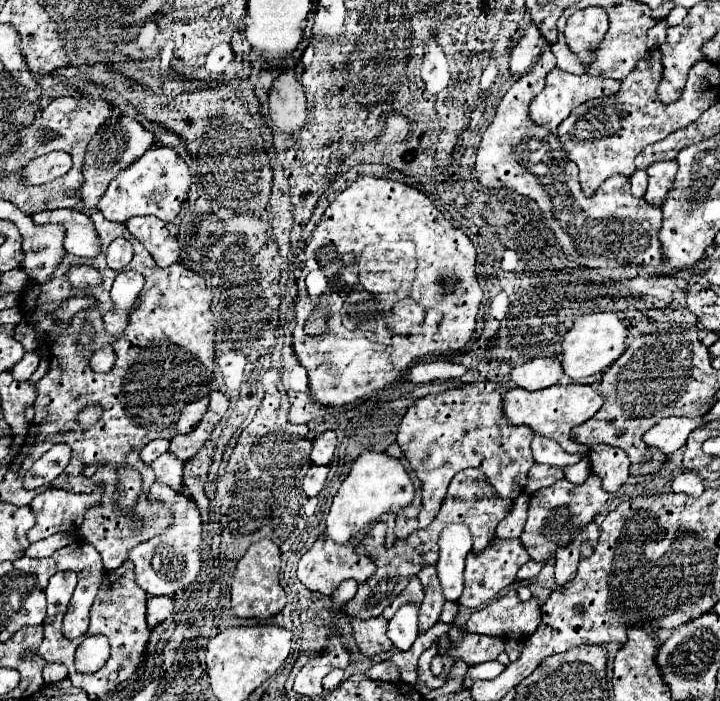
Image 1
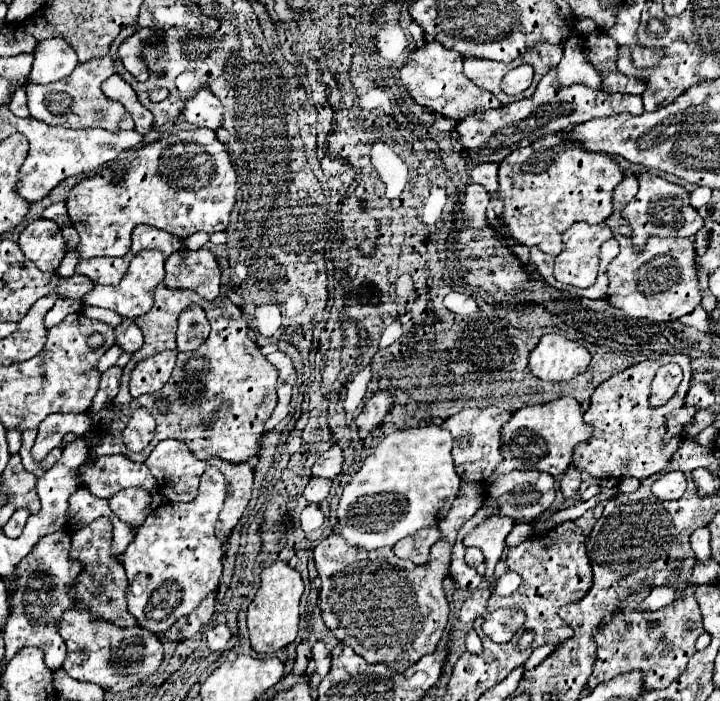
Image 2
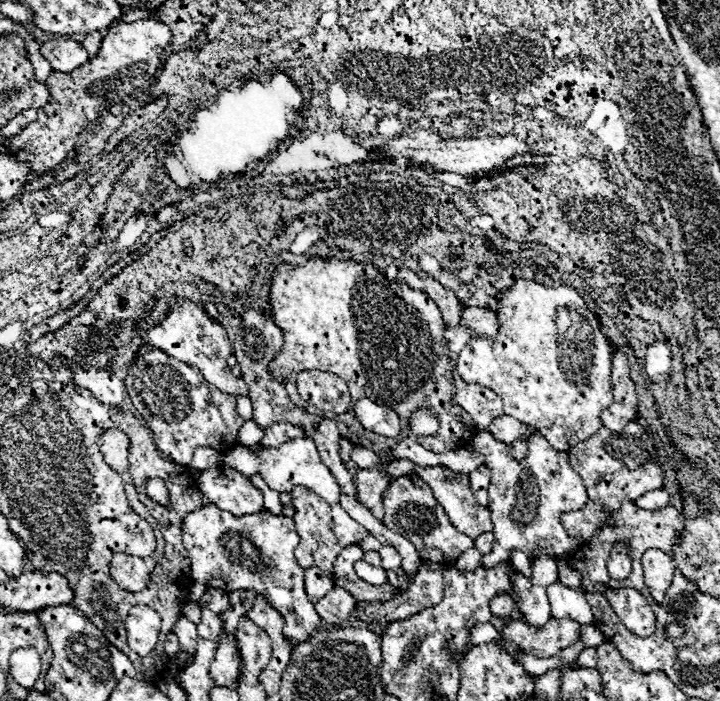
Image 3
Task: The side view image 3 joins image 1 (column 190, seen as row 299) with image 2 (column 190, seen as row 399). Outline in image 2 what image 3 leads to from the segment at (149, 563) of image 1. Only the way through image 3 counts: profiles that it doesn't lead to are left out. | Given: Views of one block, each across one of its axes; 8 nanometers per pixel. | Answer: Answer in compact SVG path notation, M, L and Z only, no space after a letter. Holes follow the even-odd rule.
M208 466L200 478L198 494L190 502L166 502L160 506L160 510L154 510L144 524L138 528L134 542L126 548L126 552L120 556L120 562L124 564L126 576L128 576L128 610L138 620L138 626L162 634L166 632L178 618L190 614L208 594L216 592L220 574L222 574L222 558L224 558L224 546L214 534L214 524L218 520L220 508L226 498L226 482L224 476L216 466Z

